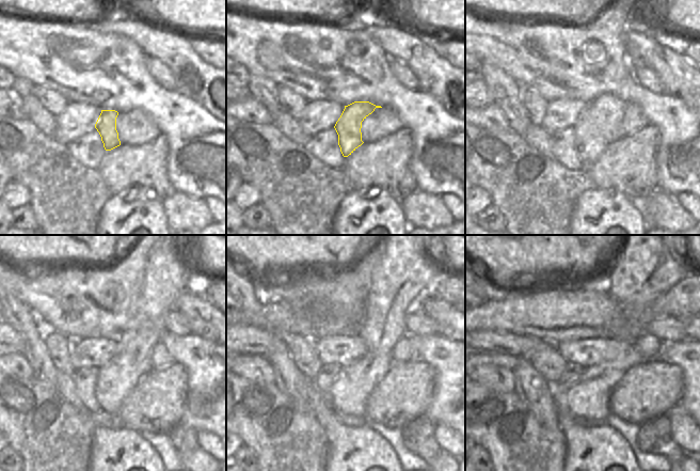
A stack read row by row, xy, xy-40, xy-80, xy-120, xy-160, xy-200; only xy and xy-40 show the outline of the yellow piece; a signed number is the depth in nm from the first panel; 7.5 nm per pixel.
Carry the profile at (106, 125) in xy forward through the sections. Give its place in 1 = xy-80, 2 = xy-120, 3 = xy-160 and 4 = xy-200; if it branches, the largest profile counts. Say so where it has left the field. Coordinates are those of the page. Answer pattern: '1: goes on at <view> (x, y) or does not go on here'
1: goes on at xy-80 (600, 126)
2: goes on at xy-120 (164, 270)
3: goes on at xy-160 (404, 263)
4: goes on at xy-200 (649, 257)

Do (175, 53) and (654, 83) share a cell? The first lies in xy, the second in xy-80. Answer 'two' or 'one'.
two

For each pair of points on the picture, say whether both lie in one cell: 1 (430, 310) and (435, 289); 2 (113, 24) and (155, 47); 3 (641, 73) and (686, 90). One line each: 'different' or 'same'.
1: different
2: same
3: different

